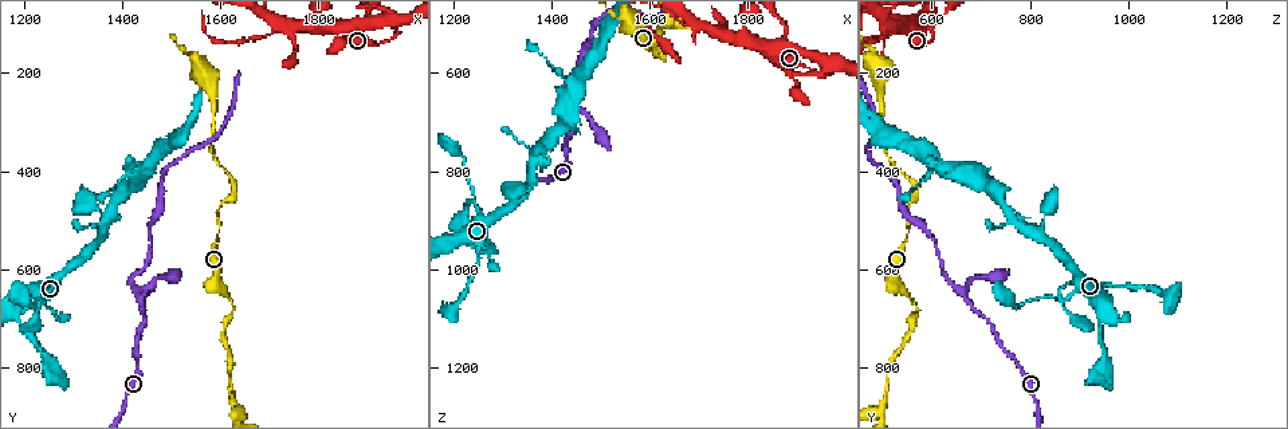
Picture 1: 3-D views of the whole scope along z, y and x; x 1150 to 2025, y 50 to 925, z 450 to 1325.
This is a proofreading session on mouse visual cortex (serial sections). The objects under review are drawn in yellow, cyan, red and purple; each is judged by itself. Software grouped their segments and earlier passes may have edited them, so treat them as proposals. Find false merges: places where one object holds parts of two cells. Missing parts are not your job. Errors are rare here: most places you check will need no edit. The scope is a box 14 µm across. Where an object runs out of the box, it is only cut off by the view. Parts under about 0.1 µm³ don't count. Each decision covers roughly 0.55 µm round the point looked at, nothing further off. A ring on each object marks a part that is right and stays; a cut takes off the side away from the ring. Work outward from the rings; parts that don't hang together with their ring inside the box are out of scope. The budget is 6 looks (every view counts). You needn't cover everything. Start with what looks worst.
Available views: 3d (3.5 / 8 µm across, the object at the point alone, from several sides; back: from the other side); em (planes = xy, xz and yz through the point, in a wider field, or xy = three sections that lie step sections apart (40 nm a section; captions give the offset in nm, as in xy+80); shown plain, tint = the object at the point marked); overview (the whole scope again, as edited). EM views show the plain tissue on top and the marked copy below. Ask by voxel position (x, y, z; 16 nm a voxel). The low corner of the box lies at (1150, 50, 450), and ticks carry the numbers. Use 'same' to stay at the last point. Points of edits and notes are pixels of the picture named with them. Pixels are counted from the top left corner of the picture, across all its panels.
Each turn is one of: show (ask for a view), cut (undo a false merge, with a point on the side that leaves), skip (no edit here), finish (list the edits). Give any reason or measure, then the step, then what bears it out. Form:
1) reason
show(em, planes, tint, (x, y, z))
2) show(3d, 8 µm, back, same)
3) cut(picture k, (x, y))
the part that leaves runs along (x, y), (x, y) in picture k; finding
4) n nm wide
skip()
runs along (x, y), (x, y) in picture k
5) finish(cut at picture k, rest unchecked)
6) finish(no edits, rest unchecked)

three arms meet
show(3d, 3.5 µm, (1235, 665, 865))

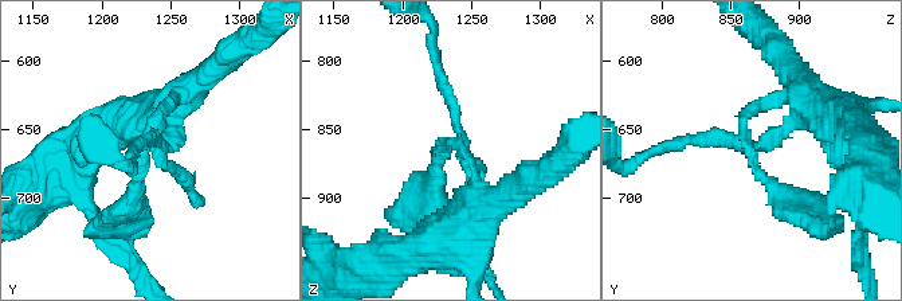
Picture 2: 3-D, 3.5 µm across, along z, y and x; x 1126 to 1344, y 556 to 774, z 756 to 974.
3 arms; arms of 150, 250, 350 nm
show(em, xy, step 2, tint, (1234, 664, 868))

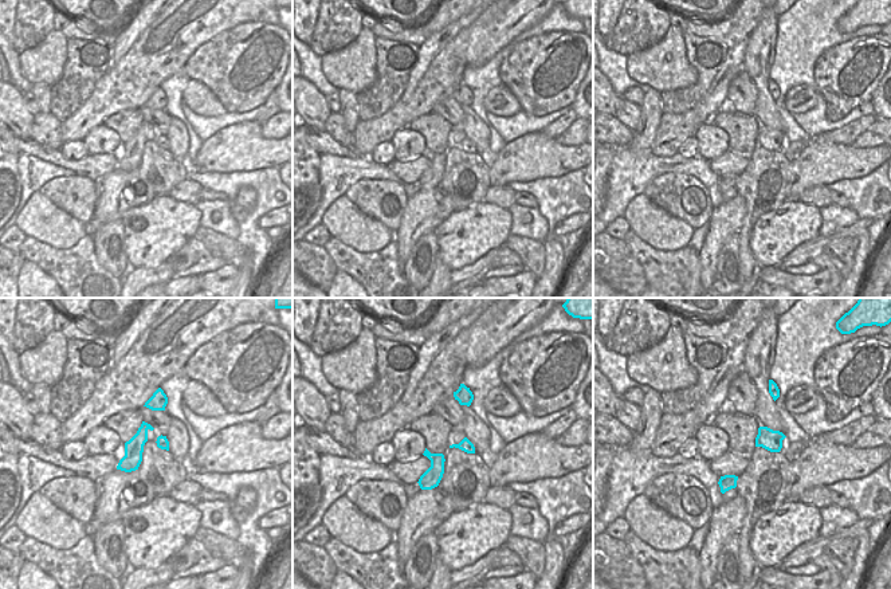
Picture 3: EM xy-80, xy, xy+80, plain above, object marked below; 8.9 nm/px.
skip()
runs along (175, 98), (130, 206) in picture 2; continuous, no second cell

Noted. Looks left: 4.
three arms meet
show(3d, 3.5 µm, (1440, 650, 670))

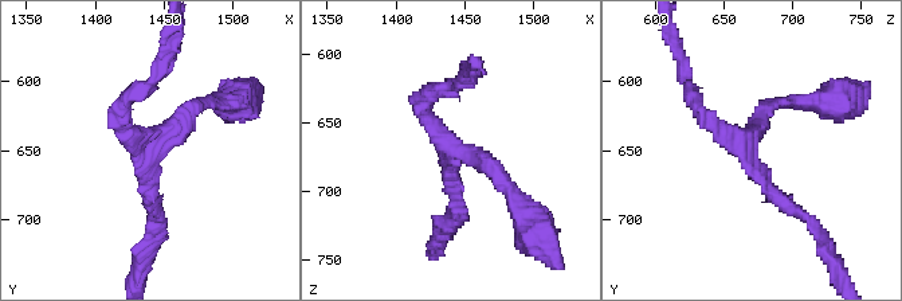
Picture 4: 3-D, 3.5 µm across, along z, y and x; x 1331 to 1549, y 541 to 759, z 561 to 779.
need the tissue
show(em, xy, step 5, tint, (1432, 652, 664))

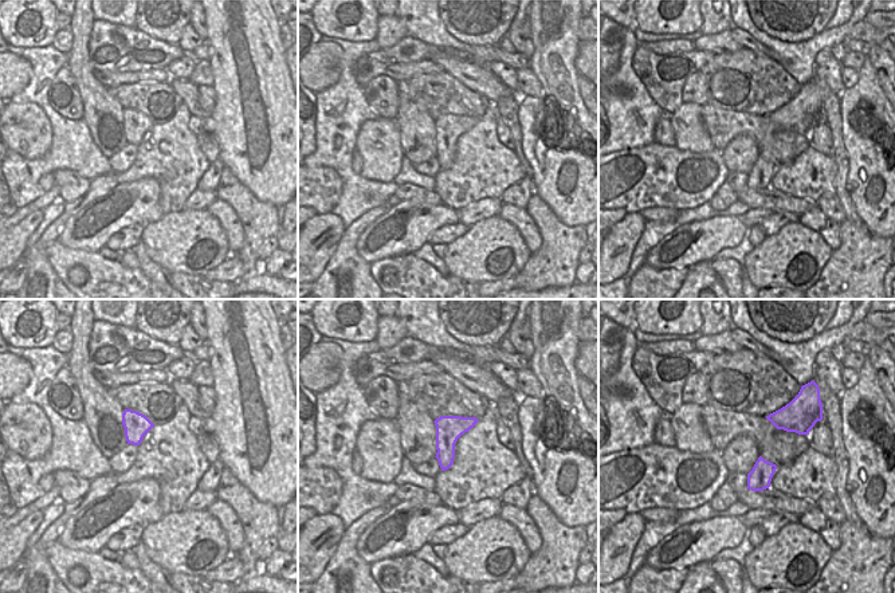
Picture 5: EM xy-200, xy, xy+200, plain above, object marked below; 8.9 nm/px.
cut it another way
show(em, planes, tint, same)

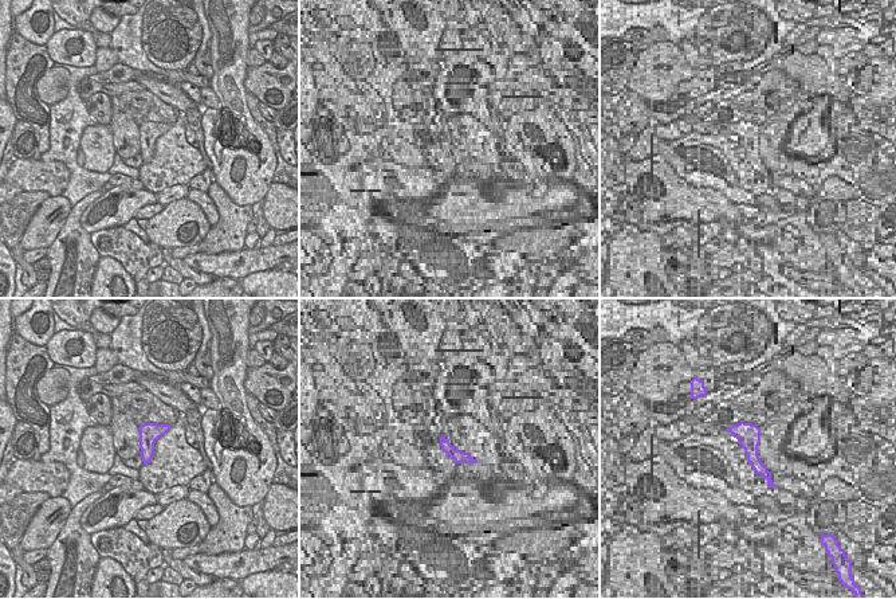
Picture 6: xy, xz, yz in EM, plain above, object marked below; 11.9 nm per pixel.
arms of 150, 200, 200 nm
skip()
runs along (804, 218), (691, 94) in picture 4; all the same cell

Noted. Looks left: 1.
finish(no edits, rest unchecked)

